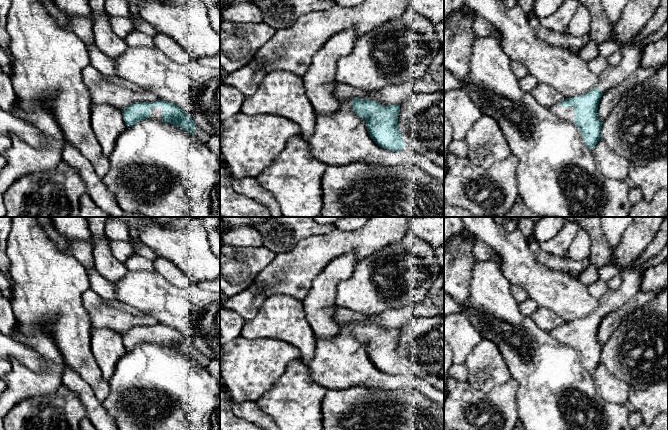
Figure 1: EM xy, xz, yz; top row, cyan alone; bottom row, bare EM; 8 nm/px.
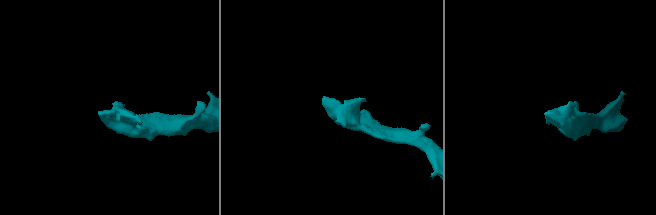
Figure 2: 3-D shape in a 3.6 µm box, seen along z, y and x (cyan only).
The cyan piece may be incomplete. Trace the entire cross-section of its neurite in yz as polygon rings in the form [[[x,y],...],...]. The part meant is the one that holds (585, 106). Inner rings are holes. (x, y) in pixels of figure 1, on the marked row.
[[[595,86],[585,94],[566,98],[549,108],[558,118],[580,129],[583,142],[590,150],[601,139],[602,120],[598,118],[597,110],[602,95],[603,92]]]

